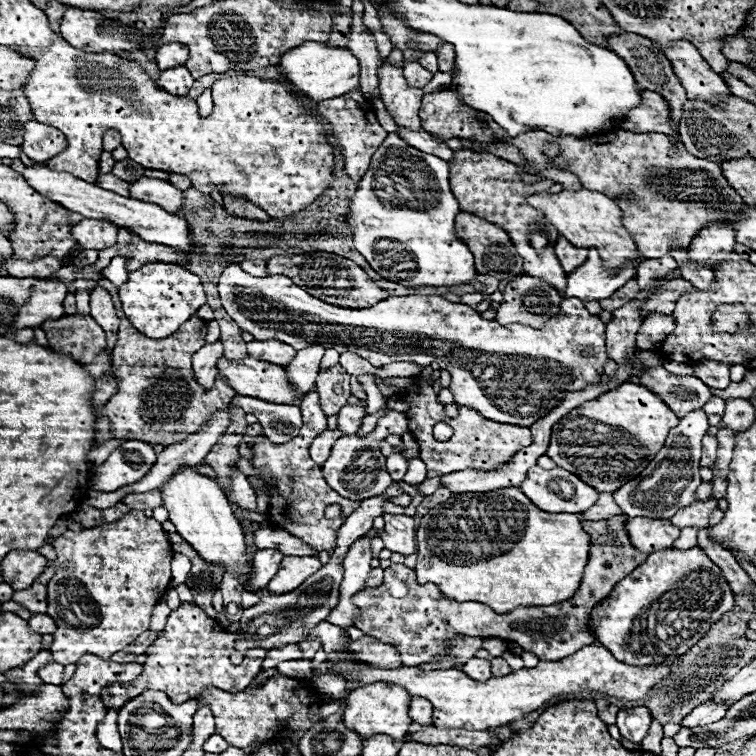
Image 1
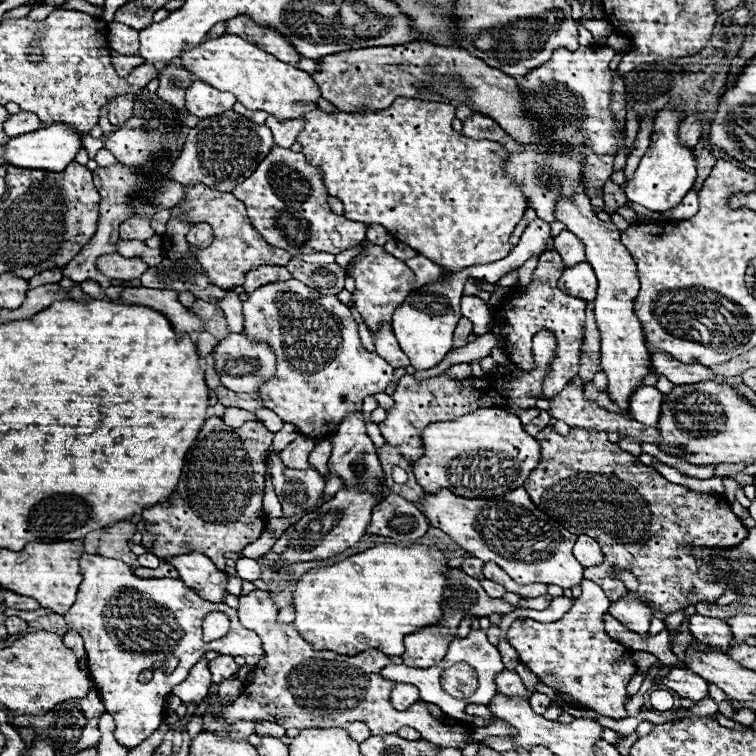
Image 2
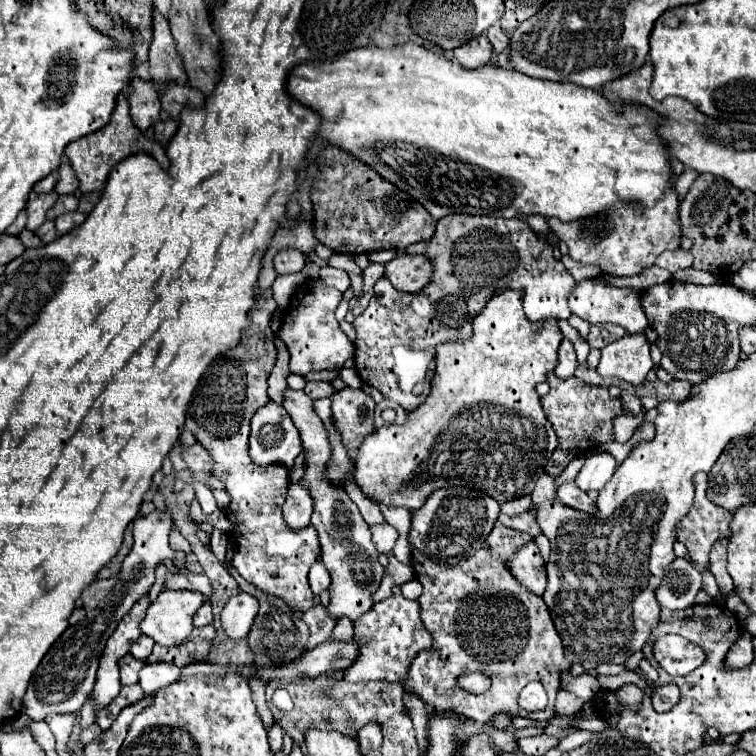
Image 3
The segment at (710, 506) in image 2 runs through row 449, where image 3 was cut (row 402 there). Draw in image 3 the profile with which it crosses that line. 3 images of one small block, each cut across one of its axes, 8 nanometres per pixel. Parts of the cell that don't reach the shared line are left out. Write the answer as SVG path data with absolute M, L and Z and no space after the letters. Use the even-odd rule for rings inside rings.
M550 374L546 378L546 382L550 384L550 392L546 396L542 396L542 408L544 408L548 422L556 430L558 448L550 456L544 470L556 478L568 466L568 462L572 458L586 454L588 450L596 448L598 444L614 440L612 438L612 420L622 414L622 404L620 404L620 398L612 398L608 394L608 388L586 386L584 382L578 382L574 376L568 380L560 380L554 374Z

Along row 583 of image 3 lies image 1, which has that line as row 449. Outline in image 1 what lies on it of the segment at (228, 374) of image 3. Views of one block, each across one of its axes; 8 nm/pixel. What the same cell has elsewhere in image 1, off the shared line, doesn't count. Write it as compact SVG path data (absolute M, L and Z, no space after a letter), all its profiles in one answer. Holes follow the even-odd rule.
M310 390L306 394L306 398L300 404L302 414L304 414L304 426L300 430L300 434L296 438L292 438L286 444L272 444L266 436L256 436L254 446L252 446L252 464L258 472L270 474L274 478L274 482L264 480L262 476L248 476L250 484L256 486L256 490L266 490L270 494L270 508L268 508L268 522L276 528L276 530L286 530L290 534L294 534L296 538L302 538L302 542L306 542L312 550L320 552L334 552L336 548L336 534L338 528L342 526L344 518L336 518L336 520L326 520L324 518L324 508L330 504L340 504L342 512L354 512L360 502L350 502L346 498L342 498L340 494L336 494L334 490L330 490L330 486L324 482L320 466L312 462L312 458L308 456L308 448L312 444L312 440L326 430L326 416L320 408L320 400L318 400L318 392Z

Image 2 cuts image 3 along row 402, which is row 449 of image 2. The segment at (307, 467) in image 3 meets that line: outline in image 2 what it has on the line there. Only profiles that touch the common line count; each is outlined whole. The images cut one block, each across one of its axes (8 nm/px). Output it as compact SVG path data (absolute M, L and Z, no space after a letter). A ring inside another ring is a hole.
M300 434L294 442L290 442L290 446L286 446L282 452L280 452L280 458L286 466L290 468L296 468L296 470L306 470L310 468L308 464L308 456L310 452L314 450L314 438L306 438L304 434Z

